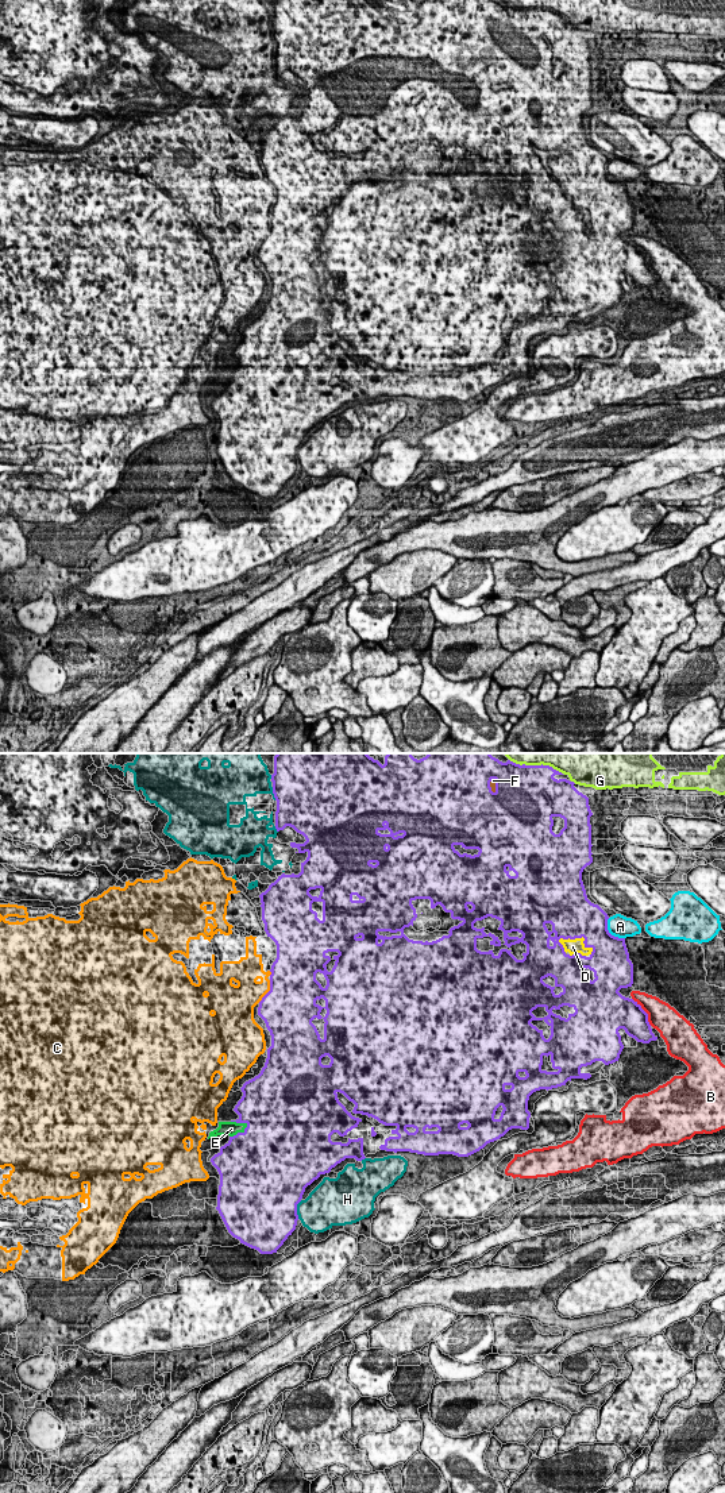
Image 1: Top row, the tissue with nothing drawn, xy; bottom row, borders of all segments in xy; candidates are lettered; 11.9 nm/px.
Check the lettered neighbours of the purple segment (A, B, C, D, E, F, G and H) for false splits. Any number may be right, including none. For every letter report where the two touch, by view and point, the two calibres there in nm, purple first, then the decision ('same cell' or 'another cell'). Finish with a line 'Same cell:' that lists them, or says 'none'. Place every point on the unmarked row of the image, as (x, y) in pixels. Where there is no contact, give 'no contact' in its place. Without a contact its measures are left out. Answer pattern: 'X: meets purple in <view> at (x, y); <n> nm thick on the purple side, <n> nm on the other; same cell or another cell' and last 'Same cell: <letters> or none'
A: meets purple in xy at (609, 177); 420 nm thick on the purple side, 260 nm on the other; same cell
B: meets purple in xy at (644, 255); 380 nm thick on the purple side, 320 nm on the other; another cell
C: meets purple in xy at (269, 235); 500 nm thick on the purple side, 340 nm on the other; another cell
D: meets purple in xy at (579, 181); 500 nm thick on the purple side, 180 nm on the other; same cell
E: meets purple in xy at (239, 377); 480 nm thick on the purple side, 170 nm on the other; same cell
F: meets purple in xy at (496, 30); 500 nm thick on the purple side, 60 nm on the other; same cell
G: meets purple in xy at (536, 10); 500 nm thick on the purple side, 160 nm on the other; another cell
H: meets purple in xy at (296, 454); 500 nm thick on the purple side, 420 nm on the other; another cell
Same cell: A, D, E, F

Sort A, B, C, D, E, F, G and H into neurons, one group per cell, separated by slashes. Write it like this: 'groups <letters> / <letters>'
groups A D E F / B / C / G / H

